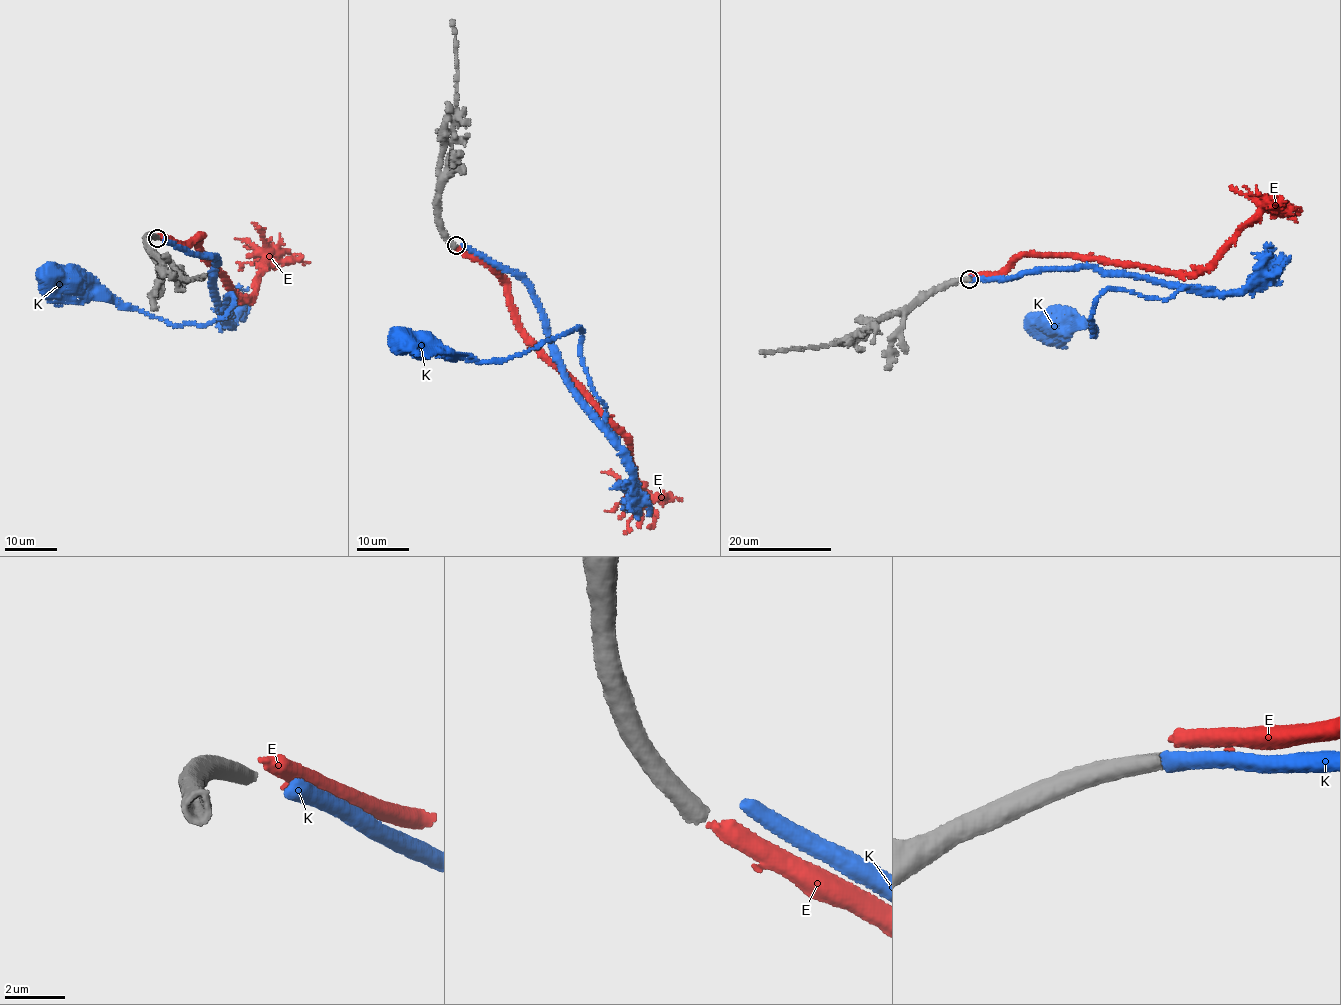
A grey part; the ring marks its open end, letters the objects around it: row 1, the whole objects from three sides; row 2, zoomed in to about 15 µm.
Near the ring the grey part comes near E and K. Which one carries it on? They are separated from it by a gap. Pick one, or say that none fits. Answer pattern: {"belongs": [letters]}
{"belongs": []}

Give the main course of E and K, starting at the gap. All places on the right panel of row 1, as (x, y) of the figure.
E: (970, 275), (998, 271), (1020, 255), (1102, 257), (1195, 273), (1263, 205), (1296, 221)
K: (971, 278), (1087, 267), (1191, 286), (1156, 298), (1108, 287), (1094, 302), (1093, 335), (1094, 327), (1038, 327)

